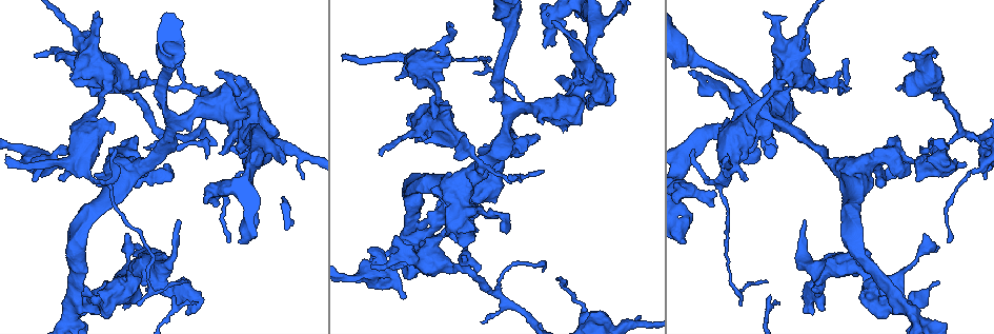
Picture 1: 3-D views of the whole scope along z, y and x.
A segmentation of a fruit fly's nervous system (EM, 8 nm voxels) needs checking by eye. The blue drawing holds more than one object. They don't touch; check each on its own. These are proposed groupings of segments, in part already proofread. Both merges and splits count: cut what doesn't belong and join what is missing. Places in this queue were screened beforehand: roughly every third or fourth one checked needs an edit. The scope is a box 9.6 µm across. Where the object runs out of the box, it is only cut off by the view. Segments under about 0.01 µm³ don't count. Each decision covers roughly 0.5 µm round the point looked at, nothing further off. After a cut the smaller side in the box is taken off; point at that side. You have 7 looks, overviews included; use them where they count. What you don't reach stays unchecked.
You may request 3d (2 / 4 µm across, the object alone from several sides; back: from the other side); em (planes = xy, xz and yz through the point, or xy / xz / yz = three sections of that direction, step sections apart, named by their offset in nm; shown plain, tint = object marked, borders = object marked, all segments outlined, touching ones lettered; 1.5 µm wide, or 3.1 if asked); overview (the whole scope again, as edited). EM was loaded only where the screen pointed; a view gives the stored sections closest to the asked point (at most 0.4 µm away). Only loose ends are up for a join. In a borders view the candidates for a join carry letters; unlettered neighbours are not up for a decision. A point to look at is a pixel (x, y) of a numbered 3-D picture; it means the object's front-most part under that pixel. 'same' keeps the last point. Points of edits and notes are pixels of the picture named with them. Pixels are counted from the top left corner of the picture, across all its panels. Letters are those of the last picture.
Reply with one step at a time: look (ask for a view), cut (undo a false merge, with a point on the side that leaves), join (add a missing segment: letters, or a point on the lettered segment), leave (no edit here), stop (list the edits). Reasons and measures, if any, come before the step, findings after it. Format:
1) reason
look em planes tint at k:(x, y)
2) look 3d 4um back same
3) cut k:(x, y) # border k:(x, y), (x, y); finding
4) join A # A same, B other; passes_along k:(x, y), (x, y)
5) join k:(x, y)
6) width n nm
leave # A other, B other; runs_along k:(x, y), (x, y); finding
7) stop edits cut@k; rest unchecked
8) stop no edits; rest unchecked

look em planes tint at 1:(104, 94)

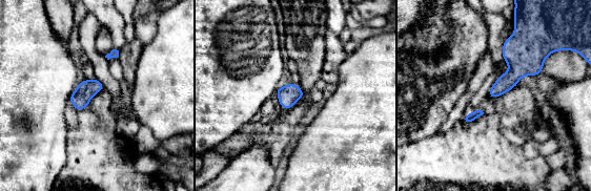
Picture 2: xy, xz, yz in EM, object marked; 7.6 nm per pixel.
look em planes borders same

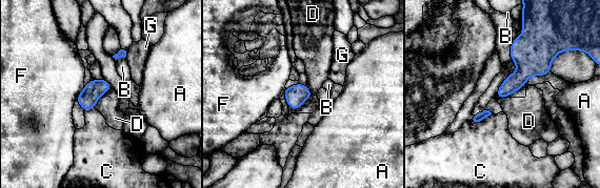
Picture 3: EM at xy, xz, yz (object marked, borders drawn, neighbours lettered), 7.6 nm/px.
longest_contact D 200 nm
leave # A other, B other, C other, D other, F other, G other; border 3:(111, 87), (98, 99), (94, 107); continuous, no second cell

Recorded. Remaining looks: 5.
branch stops here
look 3d 2um at 1:(35, 56)

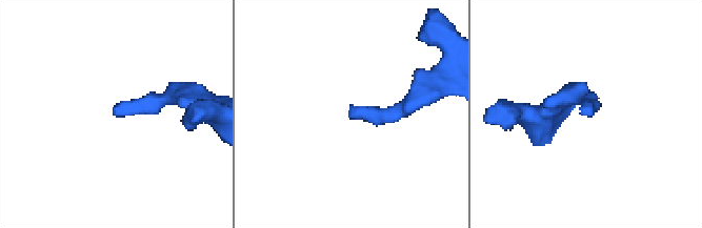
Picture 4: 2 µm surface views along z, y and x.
now the EM
look em planes borders at 4:(353, 116)

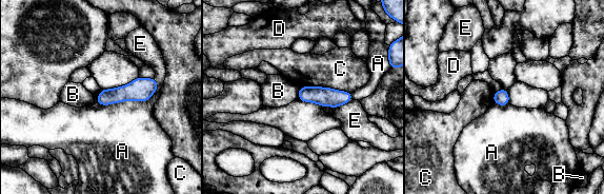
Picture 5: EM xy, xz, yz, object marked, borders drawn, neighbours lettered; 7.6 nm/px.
leave # A other, B other, C other, D other, E other; no lettered segment goes on from it

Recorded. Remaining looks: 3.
tapers out
look em planes plain at 1:(919, 147)

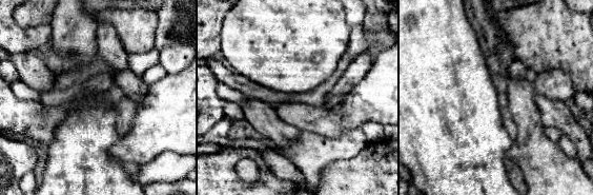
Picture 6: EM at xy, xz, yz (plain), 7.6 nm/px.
with the object marked
look em planes tint same

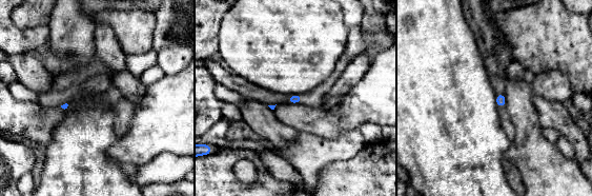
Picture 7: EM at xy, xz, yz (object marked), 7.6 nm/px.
look em planes borders same

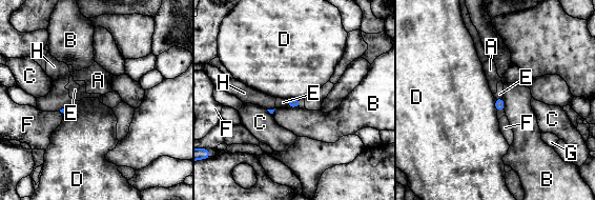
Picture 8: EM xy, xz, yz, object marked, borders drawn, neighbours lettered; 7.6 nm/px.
longest_contact D 110 nm
leave # A other, B other, C other, D other, E other, F other, G other, H other; border 8:(288, 100), (285, 106); none of them fits

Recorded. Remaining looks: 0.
stop no edits; rest unchecked

